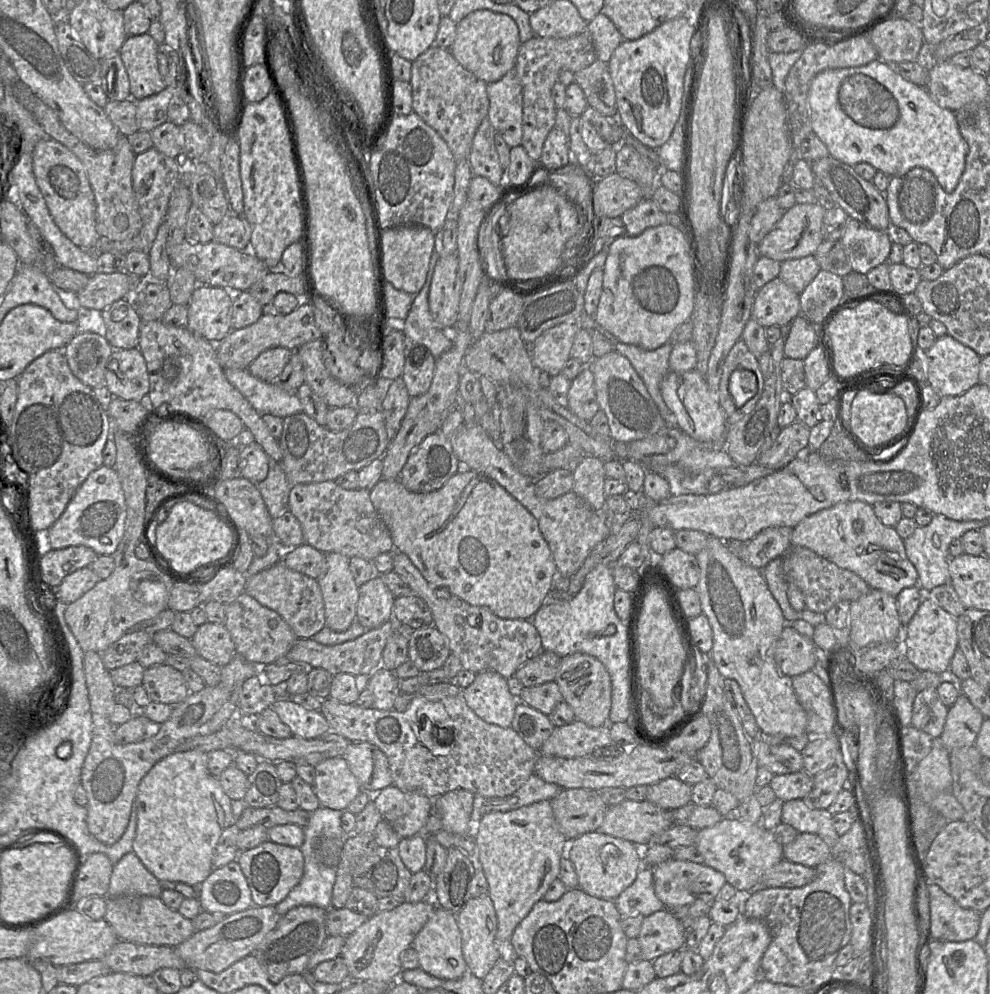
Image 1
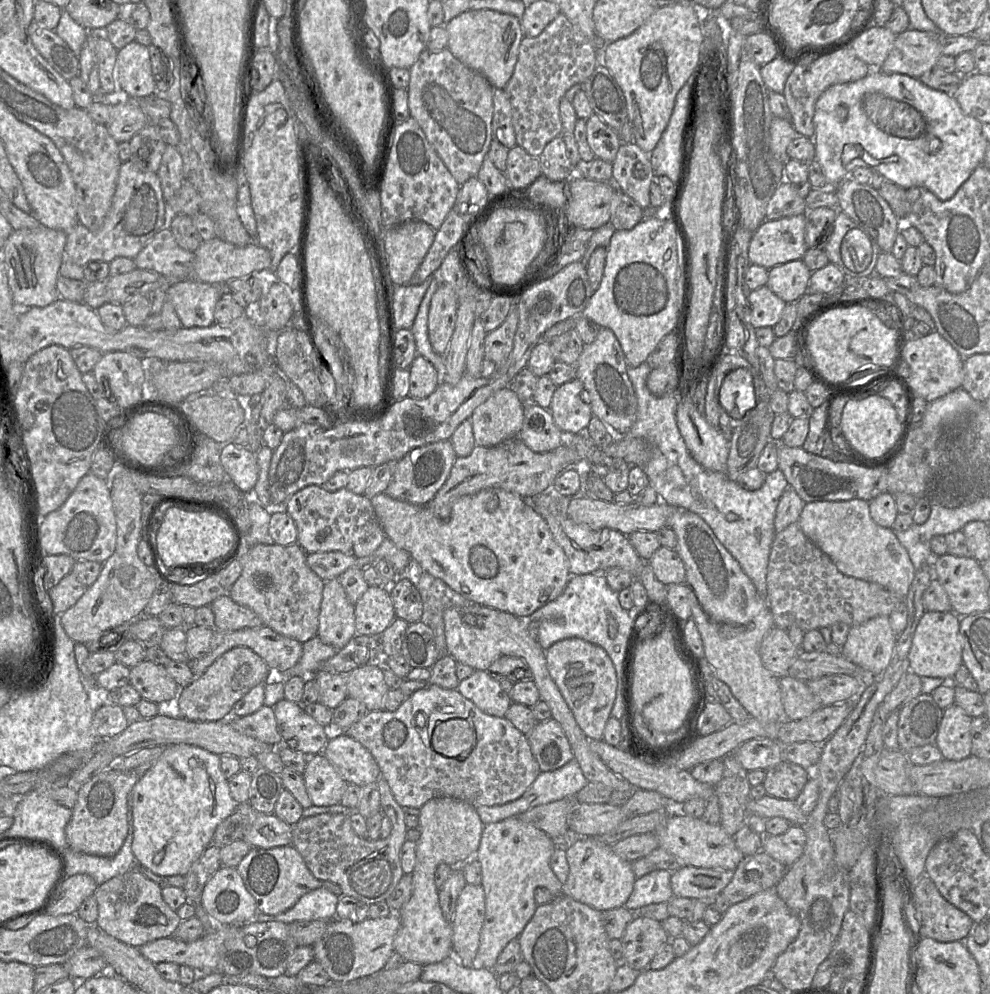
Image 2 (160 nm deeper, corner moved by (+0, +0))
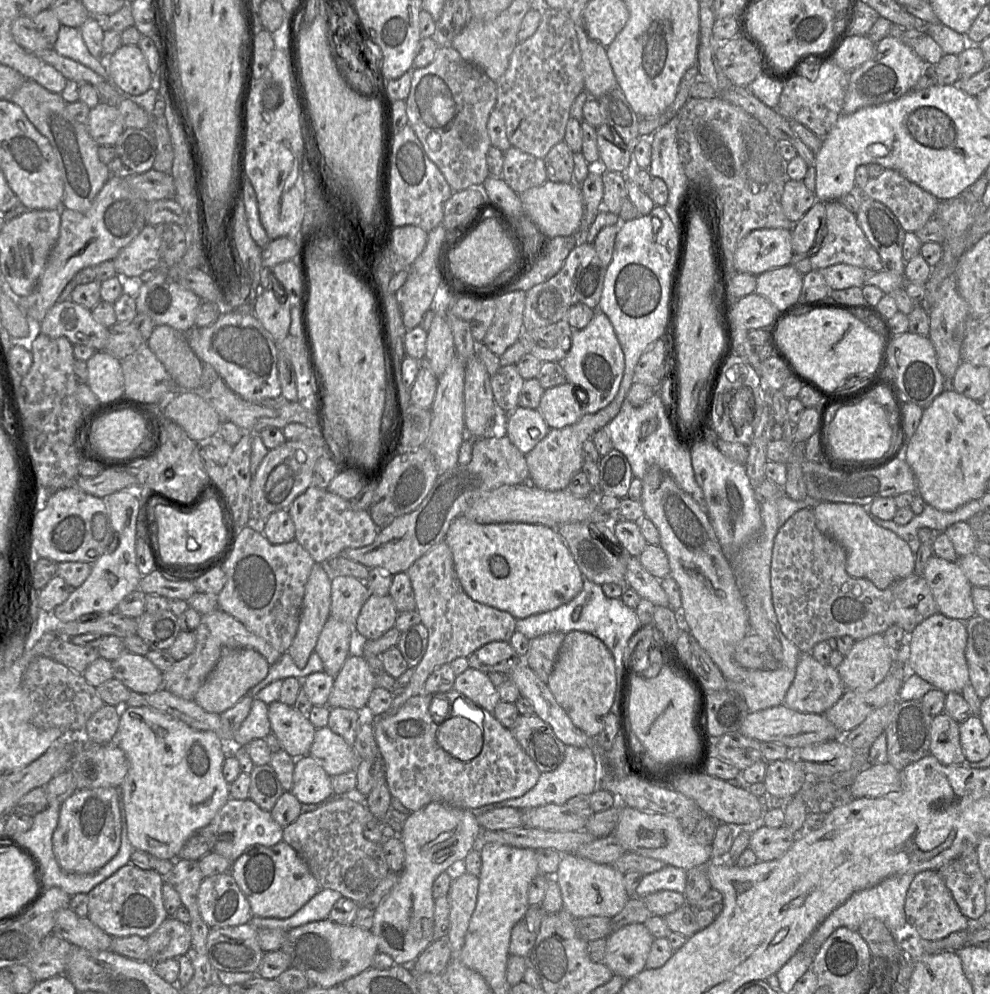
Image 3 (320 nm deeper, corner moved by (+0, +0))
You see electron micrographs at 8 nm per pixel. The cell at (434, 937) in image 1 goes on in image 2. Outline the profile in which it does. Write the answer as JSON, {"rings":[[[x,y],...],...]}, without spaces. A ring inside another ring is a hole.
{"rings":[[[451,797],[433,798],[433,799],[429,800],[428,802],[426,802],[420,808],[419,825],[418,825],[418,828],[416,828],[420,831],[420,839],[417,841],[416,862],[415,862],[414,870],[411,874],[412,882],[413,882],[413,892],[412,892],[412,895],[411,895],[411,898],[409,899],[409,901],[406,904],[404,904],[402,906],[402,908],[397,912],[397,915],[400,920],[400,927],[397,931],[397,934],[394,938],[394,943],[393,943],[394,951],[396,953],[398,953],[400,956],[402,956],[402,958],[406,962],[412,962],[412,963],[416,963],[416,964],[420,964],[420,965],[424,966],[424,965],[428,965],[428,964],[438,963],[438,962],[444,960],[445,958],[449,957],[450,955],[452,955],[452,927],[451,927],[451,923],[449,923],[444,918],[442,910],[440,908],[439,899],[438,899],[438,889],[437,889],[435,882],[434,882],[434,873],[435,873],[436,867],[441,863],[448,864],[451,867],[462,866],[467,861],[472,859],[475,856],[476,851],[479,847],[483,828],[484,828],[484,825],[481,822],[478,813],[476,812],[475,806],[472,805],[471,803],[463,801],[463,800],[459,800],[459,799],[455,799],[455,798],[451,798]]]}

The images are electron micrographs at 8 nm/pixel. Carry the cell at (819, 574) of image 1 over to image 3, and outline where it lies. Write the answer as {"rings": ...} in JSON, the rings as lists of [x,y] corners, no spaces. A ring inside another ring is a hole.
{"rings":[[[804,508],[794,513],[778,530],[772,550],[772,560],[770,568],[770,582],[772,592],[772,602],[783,635],[792,642],[802,653],[811,653],[813,647],[821,641],[827,641],[829,638],[840,636],[851,636],[855,641],[867,638],[873,634],[884,634],[892,625],[898,625],[904,629],[907,634],[913,630],[925,619],[939,613],[938,606],[934,600],[932,592],[923,576],[912,573],[910,576],[892,583],[888,588],[879,589],[871,581],[864,578],[853,578],[846,571],[846,551],[844,547],[836,540],[824,535],[817,528],[813,508]]]}

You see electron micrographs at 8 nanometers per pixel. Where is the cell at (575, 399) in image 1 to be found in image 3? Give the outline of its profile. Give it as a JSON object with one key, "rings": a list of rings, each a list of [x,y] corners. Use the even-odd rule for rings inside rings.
{"rings":[[[566,382],[544,391],[538,411],[550,428],[563,428],[576,423],[584,414],[577,387]]]}

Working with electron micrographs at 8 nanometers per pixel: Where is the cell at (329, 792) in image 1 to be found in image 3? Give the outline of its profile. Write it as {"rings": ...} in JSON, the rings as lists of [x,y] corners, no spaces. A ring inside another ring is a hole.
{"rings":[[[310,755],[301,757],[293,772],[290,791],[302,804],[326,803],[333,793],[331,776]]]}

